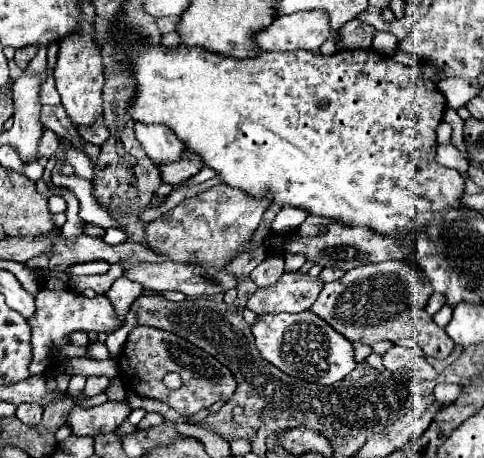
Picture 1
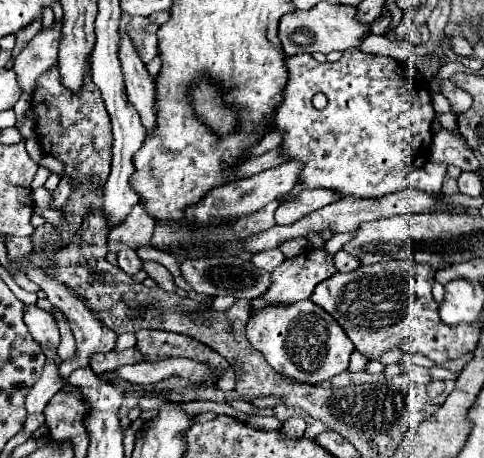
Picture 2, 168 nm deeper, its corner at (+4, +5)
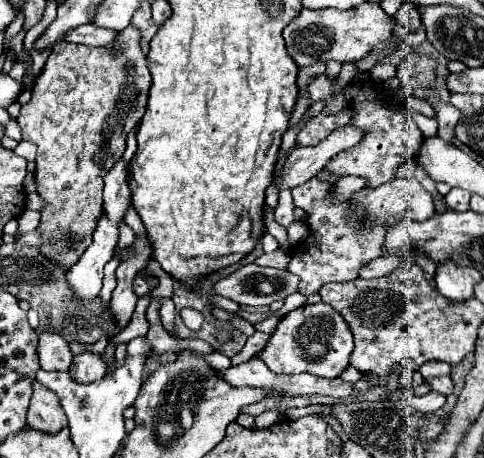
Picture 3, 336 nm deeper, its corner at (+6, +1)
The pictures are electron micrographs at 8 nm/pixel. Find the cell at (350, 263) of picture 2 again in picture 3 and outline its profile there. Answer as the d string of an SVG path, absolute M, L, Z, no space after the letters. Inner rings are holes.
M380 256L372 262L368 262L366 266L362 266L360 270L360 278L378 278L378 276L386 276L390 274L396 266L400 264L400 260L396 256Z

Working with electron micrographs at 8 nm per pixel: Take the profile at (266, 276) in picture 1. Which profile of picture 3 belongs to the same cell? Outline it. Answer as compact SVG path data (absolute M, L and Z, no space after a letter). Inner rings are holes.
M280 248L272 254L262 254L260 258L256 258L258 266L270 266L270 268L286 268L288 262L290 262L290 254Z

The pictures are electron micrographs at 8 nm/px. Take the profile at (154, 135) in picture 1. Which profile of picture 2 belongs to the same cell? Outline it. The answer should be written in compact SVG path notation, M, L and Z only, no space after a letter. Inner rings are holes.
M120 32L118 44L118 60L124 74L124 84L128 92L128 100L138 110L142 124L146 130L152 130L156 124L156 88L154 78L148 74L144 62L140 60L132 38Z

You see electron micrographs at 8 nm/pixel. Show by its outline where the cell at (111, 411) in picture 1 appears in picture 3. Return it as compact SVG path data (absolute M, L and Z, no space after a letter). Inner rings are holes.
M34 382L32 388L34 394L28 408L28 426L46 434L56 434L66 428L66 414L62 414L62 406L58 406L58 396L38 382Z

